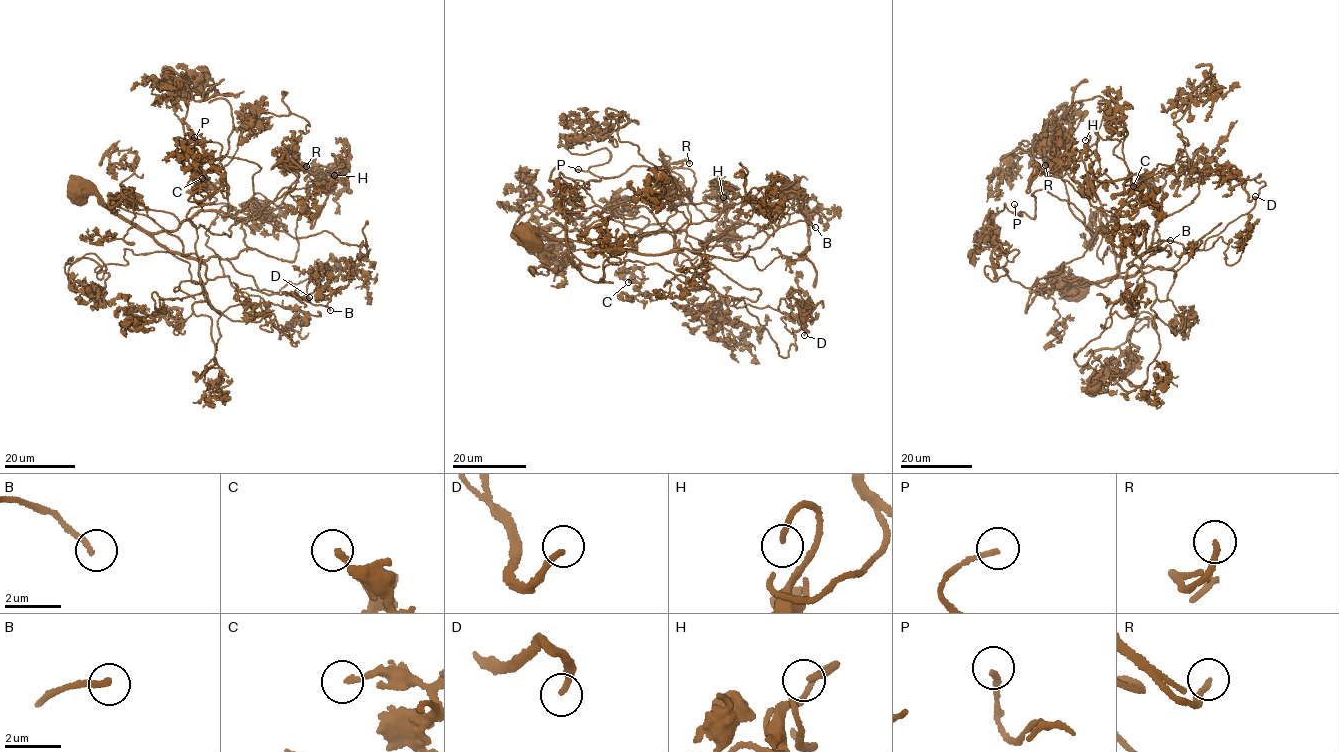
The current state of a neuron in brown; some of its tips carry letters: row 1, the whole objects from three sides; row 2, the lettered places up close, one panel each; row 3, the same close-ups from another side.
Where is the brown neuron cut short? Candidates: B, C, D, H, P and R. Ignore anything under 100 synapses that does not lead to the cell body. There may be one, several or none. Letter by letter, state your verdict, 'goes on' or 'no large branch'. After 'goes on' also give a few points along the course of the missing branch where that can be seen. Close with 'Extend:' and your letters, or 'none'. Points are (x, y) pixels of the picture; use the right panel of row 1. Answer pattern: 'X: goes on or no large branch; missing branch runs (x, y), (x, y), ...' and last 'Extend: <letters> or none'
B: goes on; missing branch runs (1170, 240), (1188, 235), (1175, 255), (1159, 261), (1143, 255), (1132, 263), (1135, 264), (1130, 260), (1135, 261)
C: no large branch
D: no large branch
H: no large branch
P: goes on; missing branch runs (1014, 204), (1012, 201), (1028, 188), (1033, 196), (1032, 187)
R: no large branch
Extend: B, P

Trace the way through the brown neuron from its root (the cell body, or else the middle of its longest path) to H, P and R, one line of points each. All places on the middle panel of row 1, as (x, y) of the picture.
H: (527, 240), (632, 250), (643, 236), (683, 231), (700, 249), (710, 232), (714, 239), (725, 229), (723, 197)
P: (527, 240), (542, 234), (632, 250), (676, 212), (647, 166), (633, 165), (610, 178), (578, 169)
R: (527, 240), (542, 234), (632, 250), (643, 236), (679, 233), (690, 223), (696, 178), (669, 164), (689, 163)

